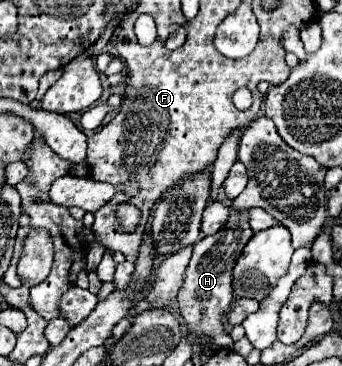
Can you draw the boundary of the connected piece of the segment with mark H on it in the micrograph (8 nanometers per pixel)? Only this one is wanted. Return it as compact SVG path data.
M233 211L229 213L229 219L225 227L221 227L219 233L201 239L199 243L193 245L193 257L189 261L185 281L179 289L177 303L179 303L179 313L189 325L189 333L201 343L209 343L209 347L221 349L221 347L233 347L233 341L229 333L225 331L225 315L233 303L233 289L231 289L231 279L233 279L233 265L239 259L243 247L251 239L253 231L249 227L249 211Z

